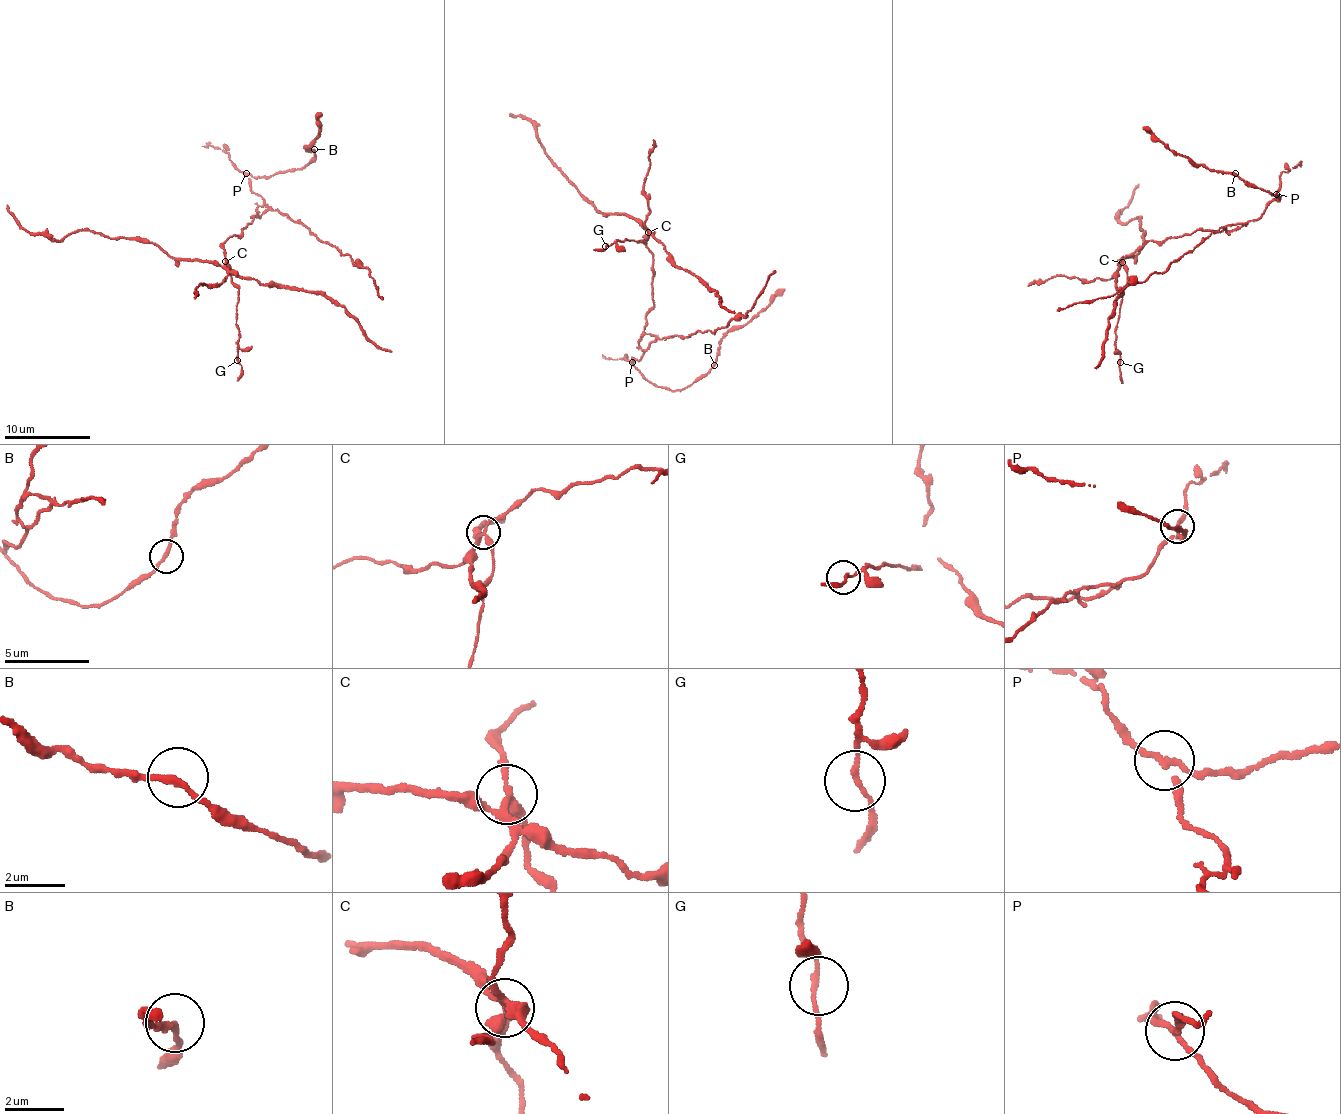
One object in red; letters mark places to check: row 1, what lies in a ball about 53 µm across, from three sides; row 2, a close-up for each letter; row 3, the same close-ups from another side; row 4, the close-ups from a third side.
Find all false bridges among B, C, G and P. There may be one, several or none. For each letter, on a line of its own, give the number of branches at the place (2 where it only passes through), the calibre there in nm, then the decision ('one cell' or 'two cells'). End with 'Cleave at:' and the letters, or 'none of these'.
B: branches 2; calibre 190 nm; one cell
C: branches 4; calibre 240 nm; two cells
G: branches 2; calibre 150 nm; one cell
P: branches 3; calibre 140 nm; two cells
Cleave at: C, P

